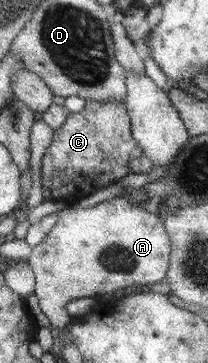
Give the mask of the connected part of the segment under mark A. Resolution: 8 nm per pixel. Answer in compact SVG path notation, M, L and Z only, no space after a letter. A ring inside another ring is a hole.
M118 196L89 208L75 208L75 205L71 205L59 211L51 230L47 230L45 238L29 251L27 262L31 265L35 279L33 294L38 299L38 306L49 320L51 328L60 329L68 327L64 304L71 299L98 297L130 285L159 282L166 275L169 253L169 237L159 215L149 213Z

